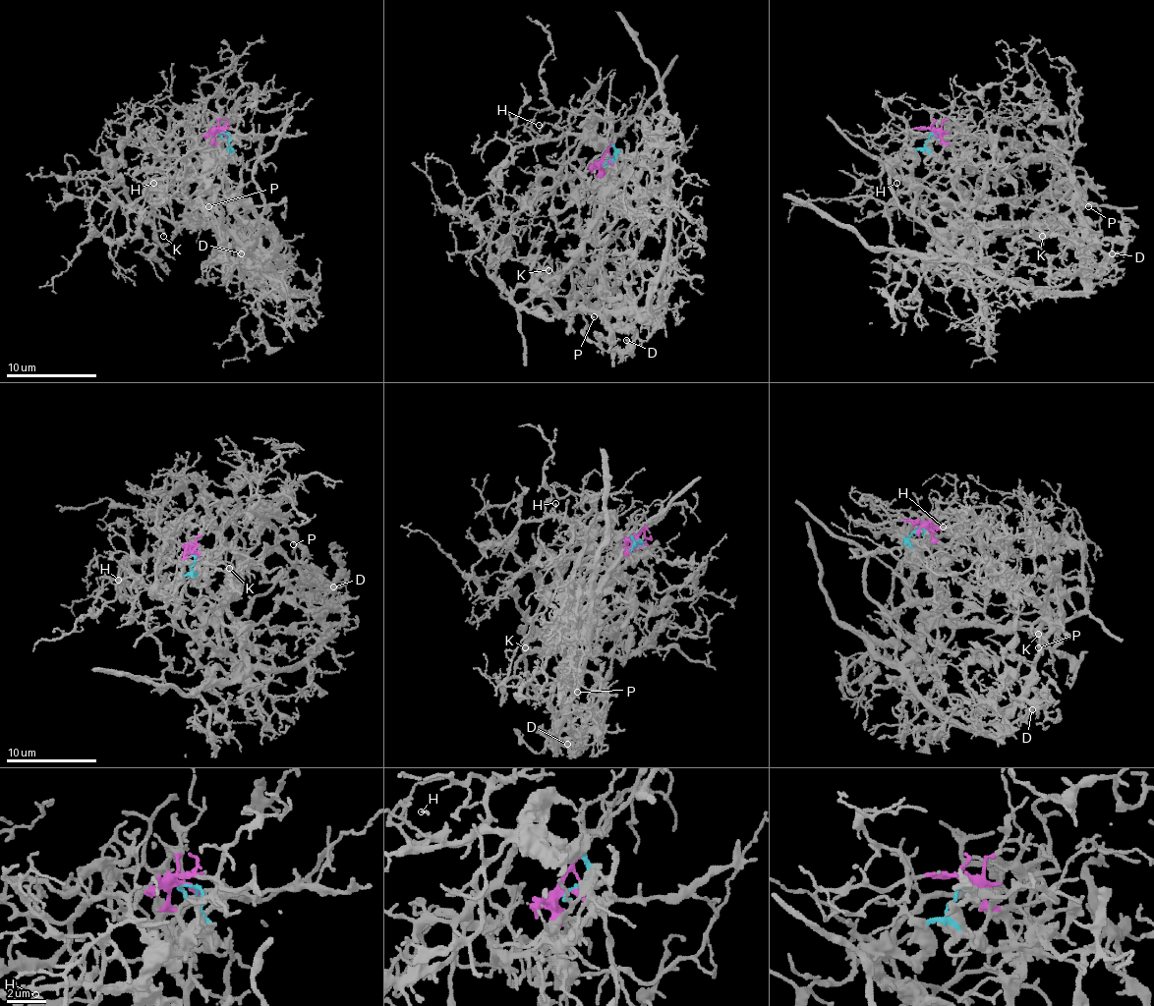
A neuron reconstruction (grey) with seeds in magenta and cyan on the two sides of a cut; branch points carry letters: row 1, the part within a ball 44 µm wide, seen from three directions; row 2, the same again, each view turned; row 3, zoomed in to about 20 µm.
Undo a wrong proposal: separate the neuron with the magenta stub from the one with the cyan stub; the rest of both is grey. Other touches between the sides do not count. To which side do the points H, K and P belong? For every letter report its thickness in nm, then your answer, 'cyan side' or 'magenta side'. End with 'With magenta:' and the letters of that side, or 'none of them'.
H: calibre 80 nm; cyan side
K: calibre 150 nm; magenta side
P: calibre 150 nm; magenta side
With magenta: K, P

